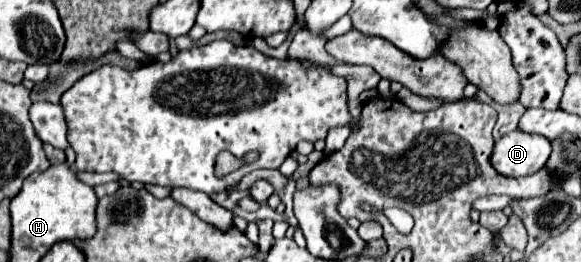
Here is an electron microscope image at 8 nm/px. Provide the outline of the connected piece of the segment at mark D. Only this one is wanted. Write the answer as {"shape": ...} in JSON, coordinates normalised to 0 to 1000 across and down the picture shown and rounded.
{"shape":[[[880,500],[862,523],[845,584],[852,653],[873,676],[904,676],[931,653],[945,607],[948,546],[931,515]]]}

